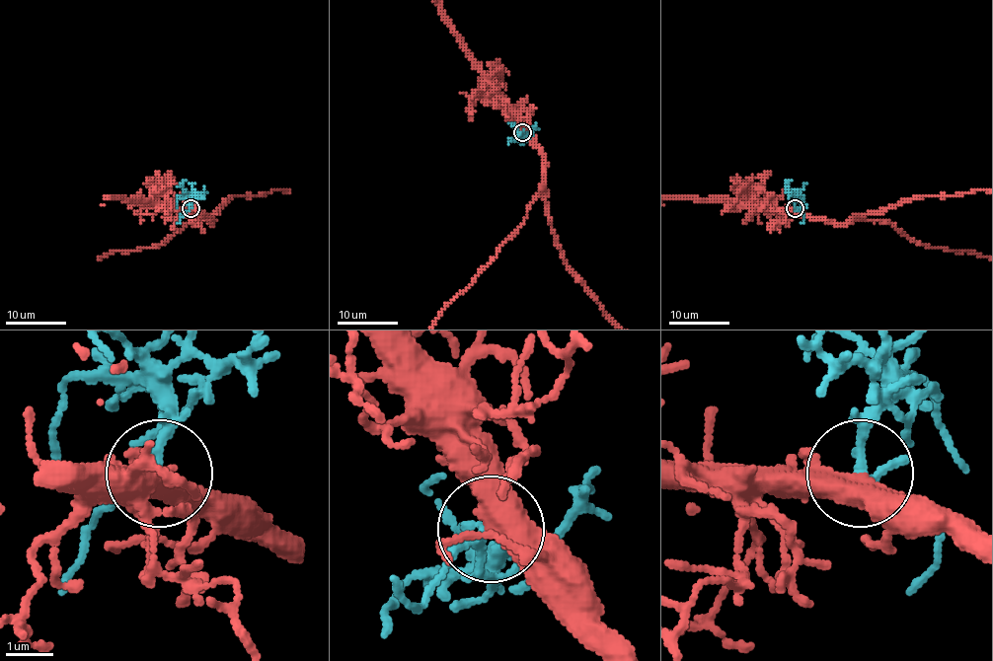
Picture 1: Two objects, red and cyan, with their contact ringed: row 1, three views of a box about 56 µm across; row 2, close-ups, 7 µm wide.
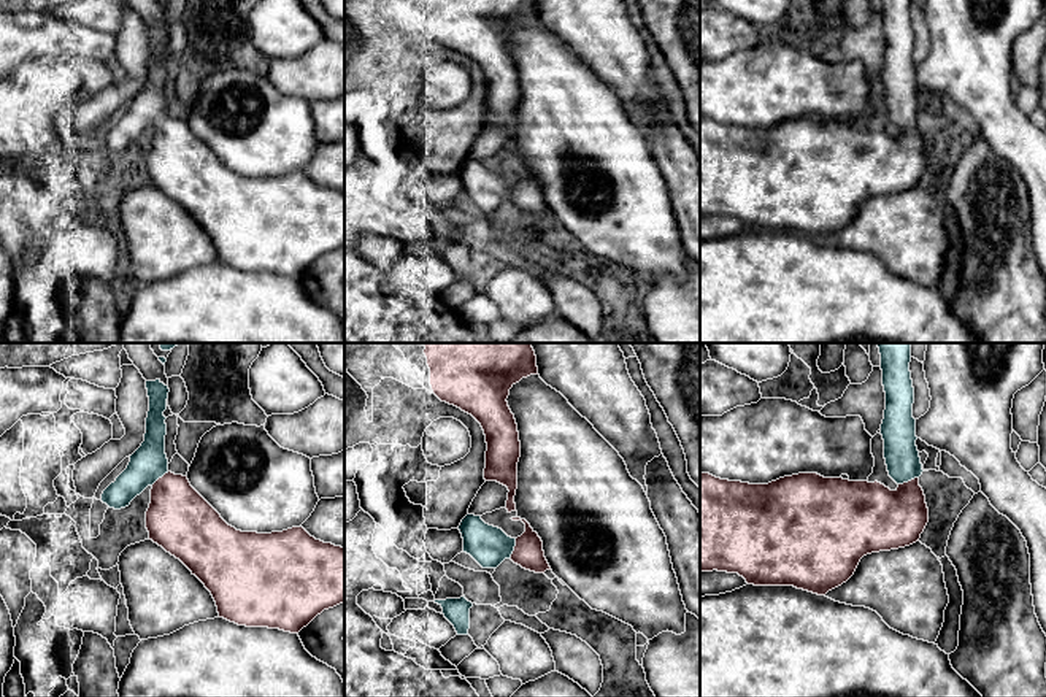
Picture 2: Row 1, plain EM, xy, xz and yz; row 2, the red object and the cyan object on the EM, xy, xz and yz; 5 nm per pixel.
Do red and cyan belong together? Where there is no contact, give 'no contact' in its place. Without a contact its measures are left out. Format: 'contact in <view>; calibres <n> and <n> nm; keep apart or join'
contact in xz; calibres 150 and 200 nm; join

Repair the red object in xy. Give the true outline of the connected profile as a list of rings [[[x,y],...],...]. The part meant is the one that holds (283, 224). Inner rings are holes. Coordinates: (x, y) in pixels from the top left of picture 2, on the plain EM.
[[[160,24],[146,25],[149,56],[146,78],[141,90],[130,100],[127,113],[102,138],[102,146],[110,152],[121,154],[151,130],[151,148],[146,156],[149,184],[179,203],[211,237],[219,262],[246,271],[279,273],[298,278],[324,254],[344,246],[344,192],[324,187],[311,181],[303,171],[283,176],[257,178],[241,176],[229,170],[221,159],[190,130],[187,121],[168,114],[165,98],[168,30]]]

